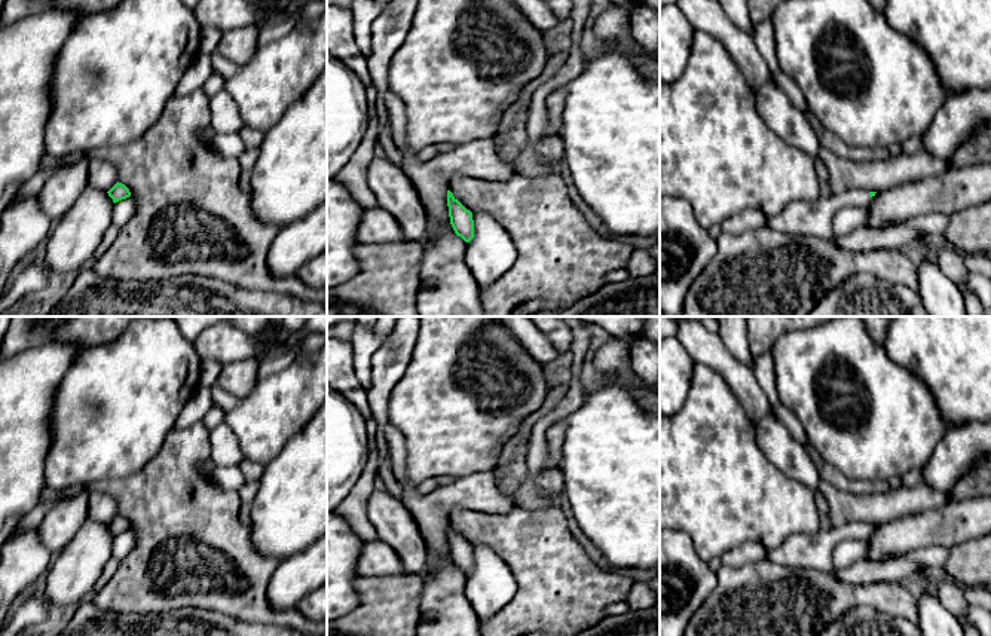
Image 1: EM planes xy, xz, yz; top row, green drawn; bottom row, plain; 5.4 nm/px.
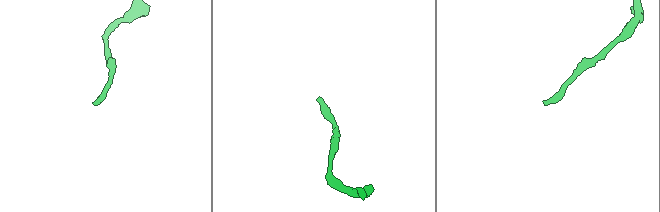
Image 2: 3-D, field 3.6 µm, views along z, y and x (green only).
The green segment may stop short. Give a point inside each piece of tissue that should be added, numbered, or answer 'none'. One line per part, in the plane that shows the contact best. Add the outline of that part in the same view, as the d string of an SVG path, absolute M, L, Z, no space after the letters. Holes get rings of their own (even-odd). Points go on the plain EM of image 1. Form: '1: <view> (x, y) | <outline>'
1: yz (800, 552) | M853 522L841 528L822 528L811 535L792 535L768 550L767 559L793 569L834 571L834 550L844 539L866 539L868 525Z

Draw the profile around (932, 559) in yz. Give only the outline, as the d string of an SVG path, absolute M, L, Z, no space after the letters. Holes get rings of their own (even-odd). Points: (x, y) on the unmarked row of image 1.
M933 545L912 551L909 556L890 559L884 562L860 559L850 568L835 571L835 575L848 584L874 584L884 581L903 581L912 574L921 571L935 572L942 580L952 581L946 572L946 560L949 556L948 547Z

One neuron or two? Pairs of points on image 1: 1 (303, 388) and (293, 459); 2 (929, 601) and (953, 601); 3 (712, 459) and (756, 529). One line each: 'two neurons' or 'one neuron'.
1: two neurons
2: two neurons
3: one neuron

